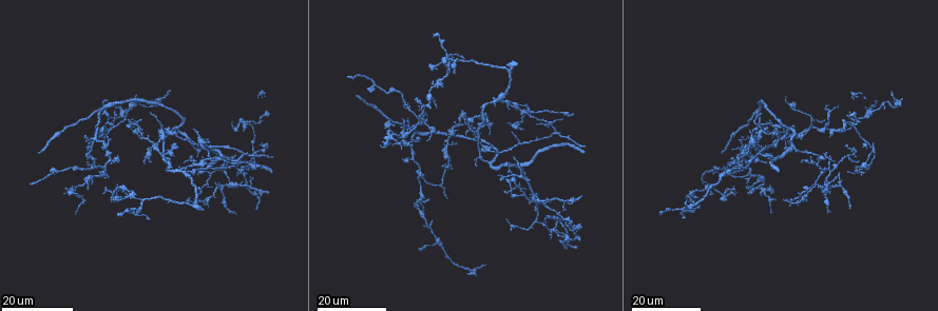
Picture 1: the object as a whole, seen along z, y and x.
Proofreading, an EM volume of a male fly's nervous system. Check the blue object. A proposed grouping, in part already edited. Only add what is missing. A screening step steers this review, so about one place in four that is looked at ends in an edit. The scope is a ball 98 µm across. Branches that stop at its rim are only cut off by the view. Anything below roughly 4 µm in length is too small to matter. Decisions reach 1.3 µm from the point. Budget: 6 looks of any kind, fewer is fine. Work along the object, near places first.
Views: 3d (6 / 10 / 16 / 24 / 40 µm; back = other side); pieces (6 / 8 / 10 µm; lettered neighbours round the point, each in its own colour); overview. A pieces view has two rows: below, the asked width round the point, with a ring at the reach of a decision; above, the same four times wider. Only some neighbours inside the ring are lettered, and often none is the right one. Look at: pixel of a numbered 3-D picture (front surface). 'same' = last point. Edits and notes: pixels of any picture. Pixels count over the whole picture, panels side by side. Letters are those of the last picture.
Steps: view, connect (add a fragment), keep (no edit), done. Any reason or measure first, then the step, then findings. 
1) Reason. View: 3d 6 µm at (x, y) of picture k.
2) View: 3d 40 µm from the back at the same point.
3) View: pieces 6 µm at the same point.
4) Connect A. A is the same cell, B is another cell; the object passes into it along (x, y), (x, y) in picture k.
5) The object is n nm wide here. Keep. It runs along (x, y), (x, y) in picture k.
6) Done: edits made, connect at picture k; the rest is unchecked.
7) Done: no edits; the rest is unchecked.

View: 3d 24 µm at (151, 113) of picture 1.

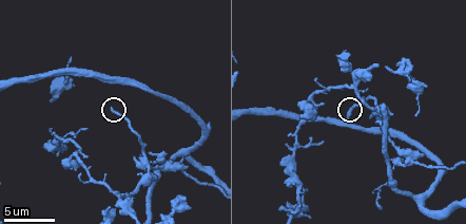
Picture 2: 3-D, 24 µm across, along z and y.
See the neighbours. View: pieces 8 µm at (113, 107) of picture 2.

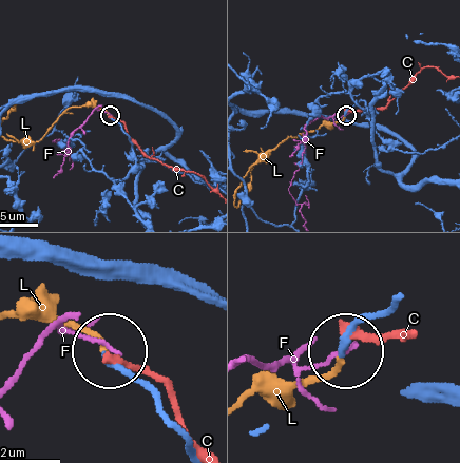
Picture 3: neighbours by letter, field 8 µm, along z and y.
Connect L. L is the same cell, C and F are other cells; the object passes into it along (361, 101), (341, 119), (269, 149), (245, 177) in picture 3; it goes on there.

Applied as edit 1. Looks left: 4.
End of a long branch. View: 3d 24 µm at (358, 95) of picture 1.

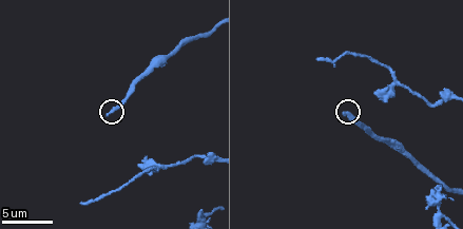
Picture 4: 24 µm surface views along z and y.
View: pieces 6 µm at (109, 114) of picture 4.

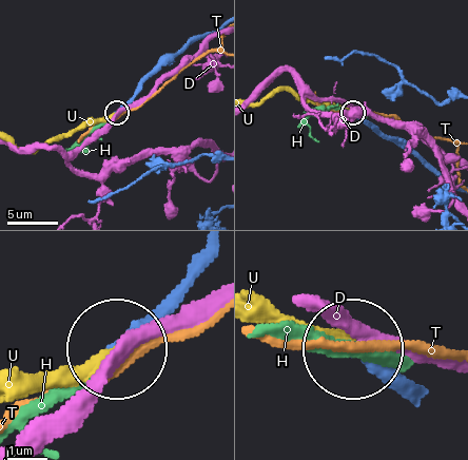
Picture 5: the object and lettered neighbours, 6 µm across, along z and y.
Connect U. U is the same cell, D, H and T are other cells; the object passes into it along (175, 283), (108, 350), (23, 374) in picture 5; it goes on there.

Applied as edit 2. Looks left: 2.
Done: edits made, connect at picture 3, connect at picture 5; the rest is unchecked.

